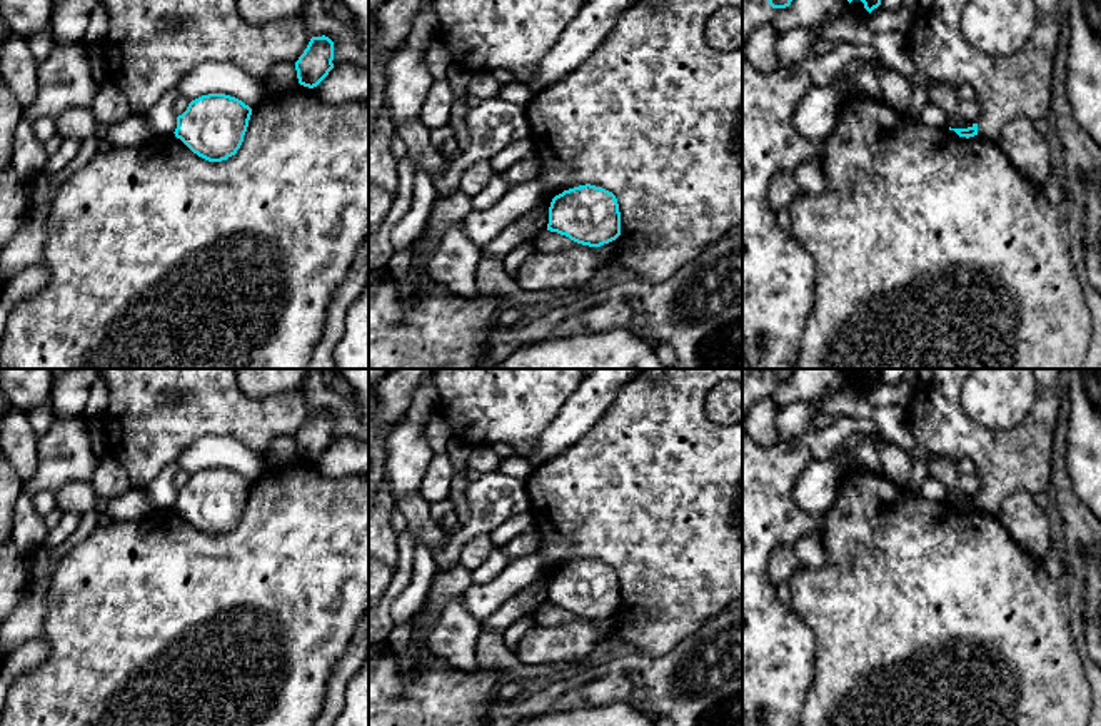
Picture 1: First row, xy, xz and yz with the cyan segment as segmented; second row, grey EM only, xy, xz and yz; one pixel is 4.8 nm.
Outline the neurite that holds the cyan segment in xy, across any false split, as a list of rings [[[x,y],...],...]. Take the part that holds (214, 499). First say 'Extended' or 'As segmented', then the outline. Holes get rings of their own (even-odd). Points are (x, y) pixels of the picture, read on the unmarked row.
As segmented. [[[209,467],[192,474],[177,491],[175,511],[194,527],[222,536],[235,529],[244,516],[252,482],[225,467]]]

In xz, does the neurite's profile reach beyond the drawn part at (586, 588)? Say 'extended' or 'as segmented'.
as segmented

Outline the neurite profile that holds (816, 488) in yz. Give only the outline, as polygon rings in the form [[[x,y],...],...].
[[[812,459],[792,487],[794,502],[807,514],[826,514],[837,497],[844,474],[832,459]]]

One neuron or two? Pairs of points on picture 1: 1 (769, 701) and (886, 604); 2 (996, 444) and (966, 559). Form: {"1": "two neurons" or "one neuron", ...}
{"1": "two neurons", "2": "two neurons"}

